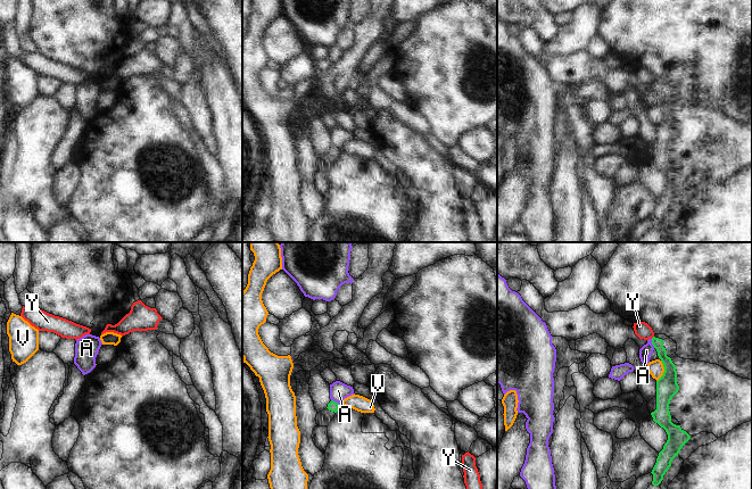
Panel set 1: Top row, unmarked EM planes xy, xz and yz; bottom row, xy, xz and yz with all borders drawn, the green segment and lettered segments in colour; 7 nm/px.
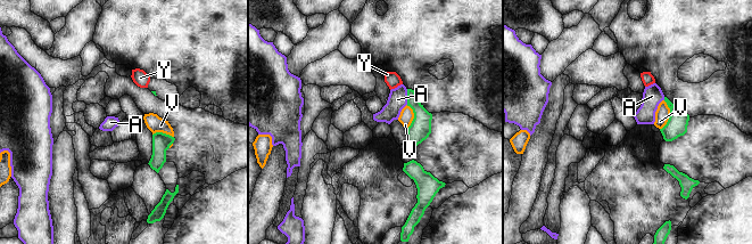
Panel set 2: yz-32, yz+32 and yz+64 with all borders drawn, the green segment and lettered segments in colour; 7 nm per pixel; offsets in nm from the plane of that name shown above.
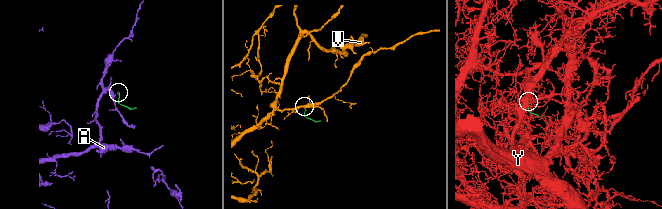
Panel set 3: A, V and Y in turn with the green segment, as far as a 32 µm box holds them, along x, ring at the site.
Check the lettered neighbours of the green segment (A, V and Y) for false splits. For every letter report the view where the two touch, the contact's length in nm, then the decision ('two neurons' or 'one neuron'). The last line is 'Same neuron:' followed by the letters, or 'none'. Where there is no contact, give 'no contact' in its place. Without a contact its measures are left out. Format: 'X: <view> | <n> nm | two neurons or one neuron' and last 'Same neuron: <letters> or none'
A: xz | 80 nm | two neurons
V: yz | 160 nm | two neurons
Y: no contact | two neurons
Same neuron: none

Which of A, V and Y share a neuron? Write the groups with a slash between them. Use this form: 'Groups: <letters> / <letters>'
Groups: A / V / Y

